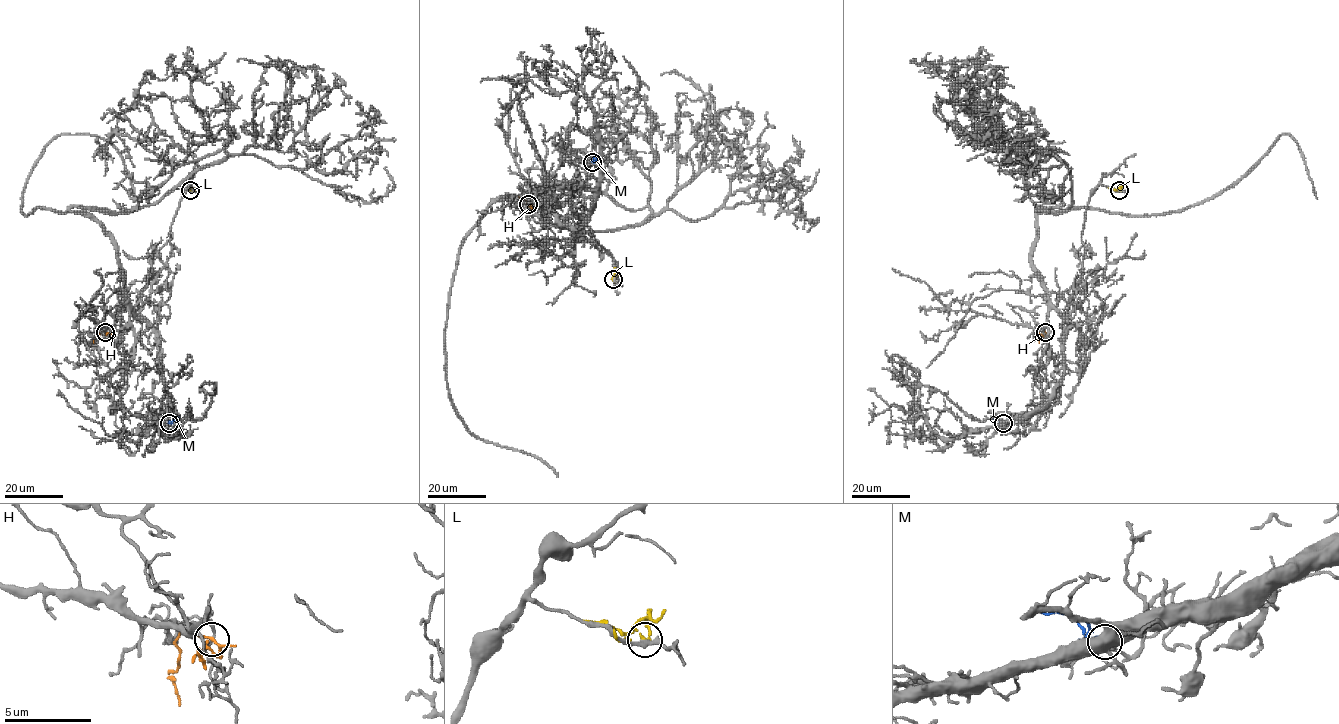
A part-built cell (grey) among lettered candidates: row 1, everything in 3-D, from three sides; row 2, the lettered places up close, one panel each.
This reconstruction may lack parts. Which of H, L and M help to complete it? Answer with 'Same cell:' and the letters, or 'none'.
Same cell: M

